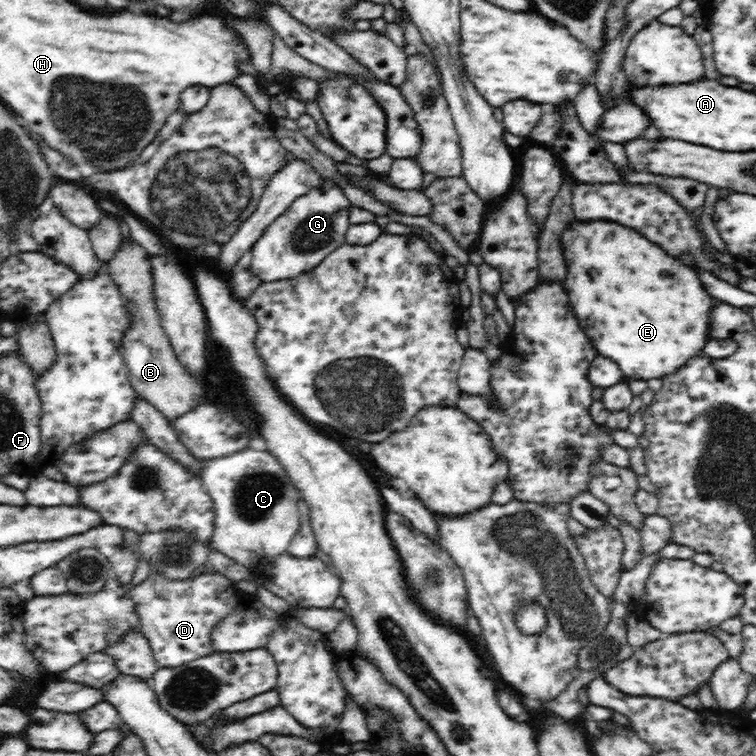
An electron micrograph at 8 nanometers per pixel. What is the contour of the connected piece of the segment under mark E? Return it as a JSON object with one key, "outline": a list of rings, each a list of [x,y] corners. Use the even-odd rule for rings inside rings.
{"outline":[[[579,221],[572,222],[564,232],[562,232],[562,247],[564,247],[564,260],[568,264],[568,274],[566,274],[566,280],[564,280],[564,286],[566,286],[566,292],[568,292],[568,298],[570,298],[570,306],[574,310],[574,316],[578,318],[578,324],[582,326],[582,330],[586,330],[586,336],[590,340],[594,340],[594,348],[598,350],[598,354],[610,358],[612,362],[616,362],[620,366],[620,370],[628,376],[628,378],[634,378],[634,380],[650,380],[650,378],[662,378],[666,374],[672,374],[676,368],[680,368],[682,364],[686,364],[692,356],[700,354],[704,344],[706,344],[706,330],[708,330],[708,314],[710,314],[710,308],[714,304],[714,300],[704,292],[704,288],[700,286],[698,282],[698,276],[682,266],[680,262],[674,262],[672,256],[668,256],[666,252],[660,246],[652,244],[652,242],[646,240],[642,234],[635,232],[633,229],[626,226],[618,225],[614,222],[607,221]],[[606,262],[608,262],[608,306],[606,306]]]}

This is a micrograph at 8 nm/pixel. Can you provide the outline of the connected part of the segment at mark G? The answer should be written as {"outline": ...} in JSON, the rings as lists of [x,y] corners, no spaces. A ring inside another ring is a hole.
{"outline":[[[322,176],[322,187],[314,186],[308,194],[298,196],[251,247],[249,270],[252,270],[252,275],[258,277],[261,283],[284,281],[297,278],[318,266],[346,243],[346,233],[351,228],[351,207],[342,188]]]}

